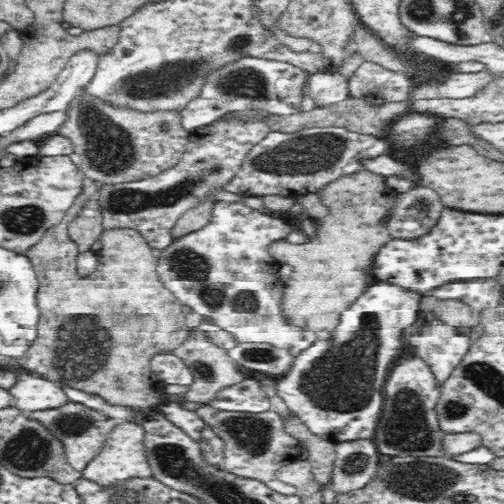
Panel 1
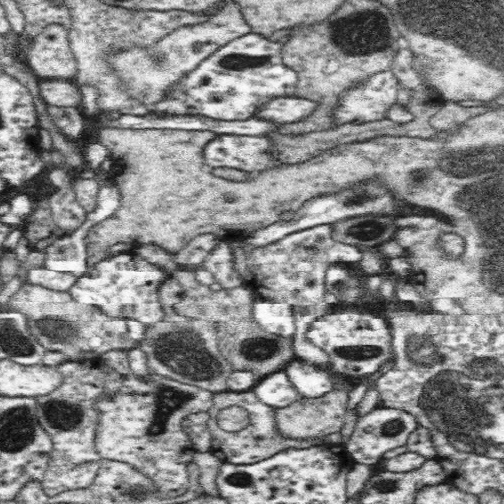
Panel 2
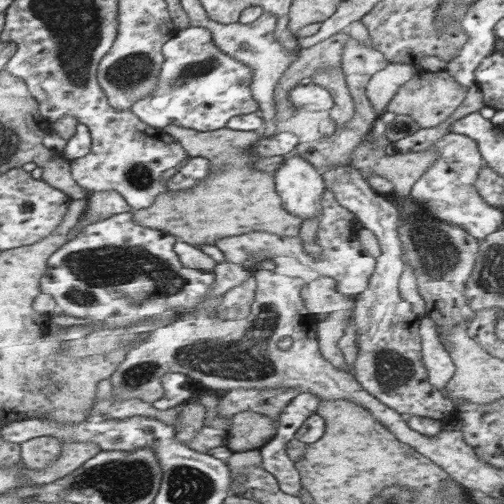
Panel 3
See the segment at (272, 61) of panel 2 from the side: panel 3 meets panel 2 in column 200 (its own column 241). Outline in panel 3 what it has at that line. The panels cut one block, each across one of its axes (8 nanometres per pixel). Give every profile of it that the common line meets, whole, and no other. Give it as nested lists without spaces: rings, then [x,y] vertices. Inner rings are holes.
[[[207,28],[181,30],[165,44],[163,52],[167,62],[159,74],[159,88],[133,106],[133,112],[143,122],[159,130],[181,126],[199,132],[219,132],[227,128],[231,118],[259,112],[259,102],[251,90],[251,68],[227,56]]]

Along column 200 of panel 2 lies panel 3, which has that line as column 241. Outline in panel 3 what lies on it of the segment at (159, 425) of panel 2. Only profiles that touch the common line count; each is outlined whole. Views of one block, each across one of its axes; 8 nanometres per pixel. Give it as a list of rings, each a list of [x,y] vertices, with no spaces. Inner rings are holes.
[[[231,390],[221,394],[219,414],[231,418],[239,412],[257,412],[275,420],[279,426],[279,416],[283,408],[299,394],[299,390]]]

